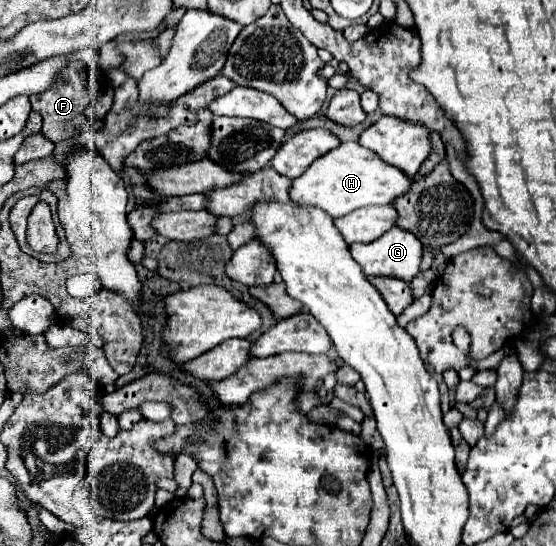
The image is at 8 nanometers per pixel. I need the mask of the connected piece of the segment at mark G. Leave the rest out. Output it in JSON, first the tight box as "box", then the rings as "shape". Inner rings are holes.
{"box":[350,226,424,282],"shape":[[[394,226],[382,238],[370,244],[352,244],[350,252],[356,258],[356,262],[360,262],[364,274],[368,276],[390,276],[390,278],[398,278],[404,282],[412,282],[412,278],[420,272],[424,244],[418,238],[414,238],[414,234],[410,234],[408,230]]]}

